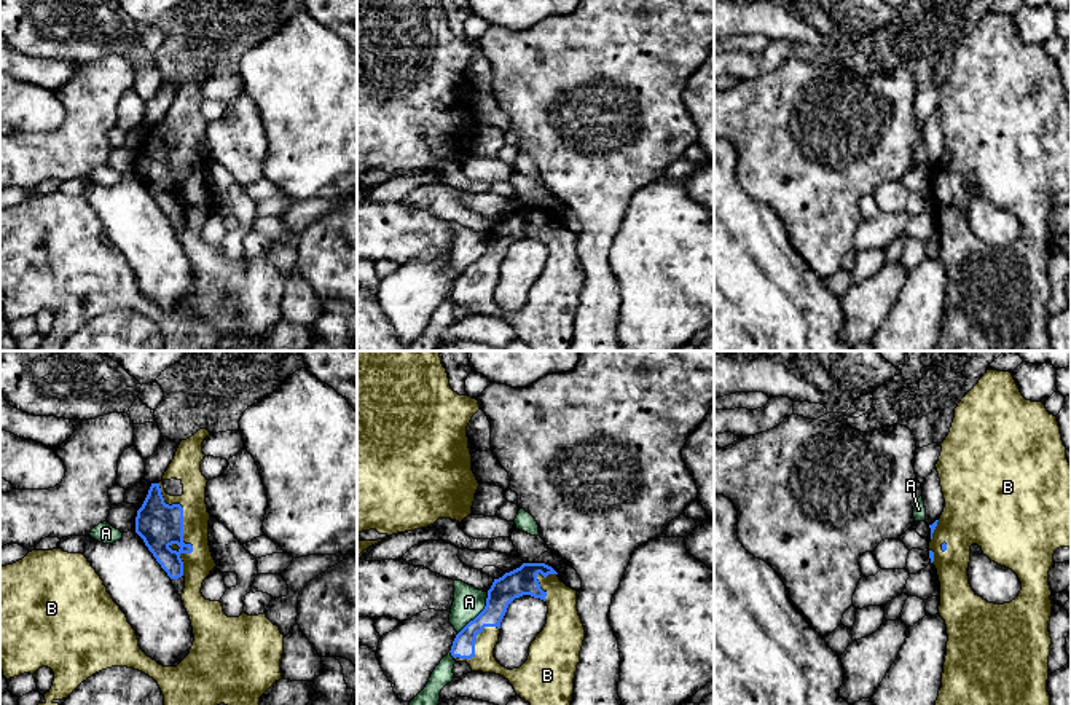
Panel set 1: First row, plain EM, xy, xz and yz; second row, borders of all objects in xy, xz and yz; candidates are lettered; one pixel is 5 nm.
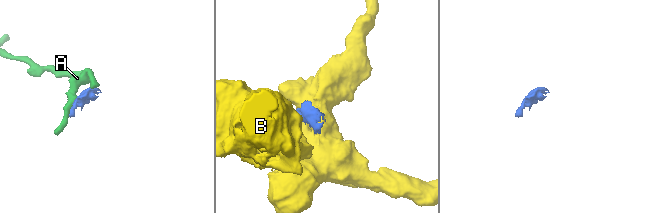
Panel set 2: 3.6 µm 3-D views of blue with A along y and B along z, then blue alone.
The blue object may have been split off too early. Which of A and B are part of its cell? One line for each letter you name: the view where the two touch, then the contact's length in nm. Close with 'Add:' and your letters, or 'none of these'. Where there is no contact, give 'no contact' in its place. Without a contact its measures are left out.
B: contact in xy; length 480 nm
Add: B

